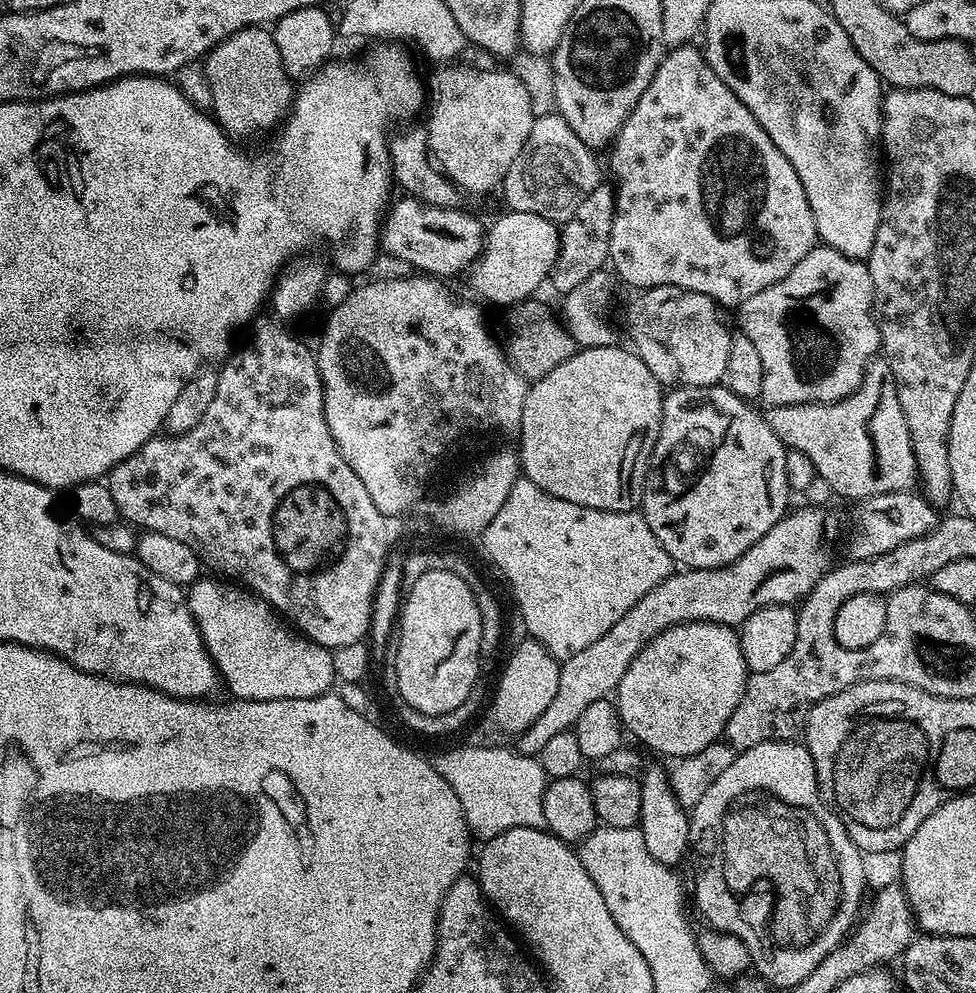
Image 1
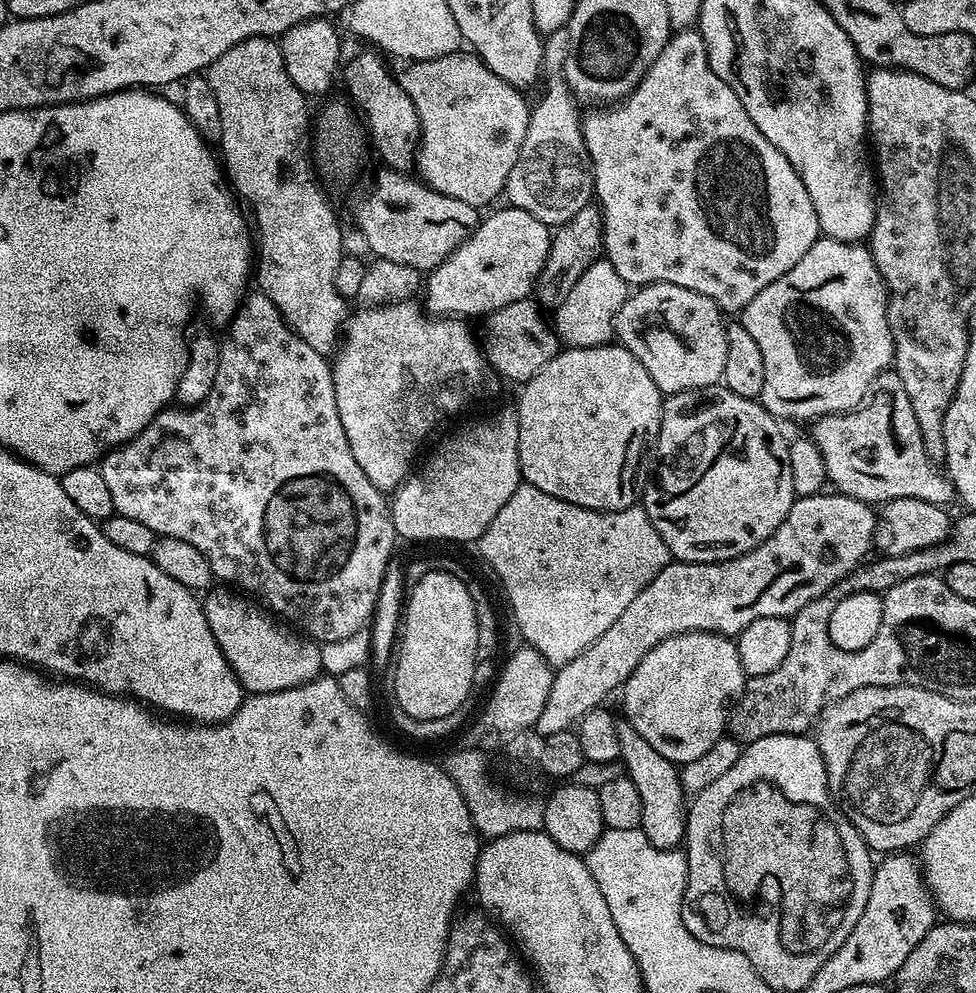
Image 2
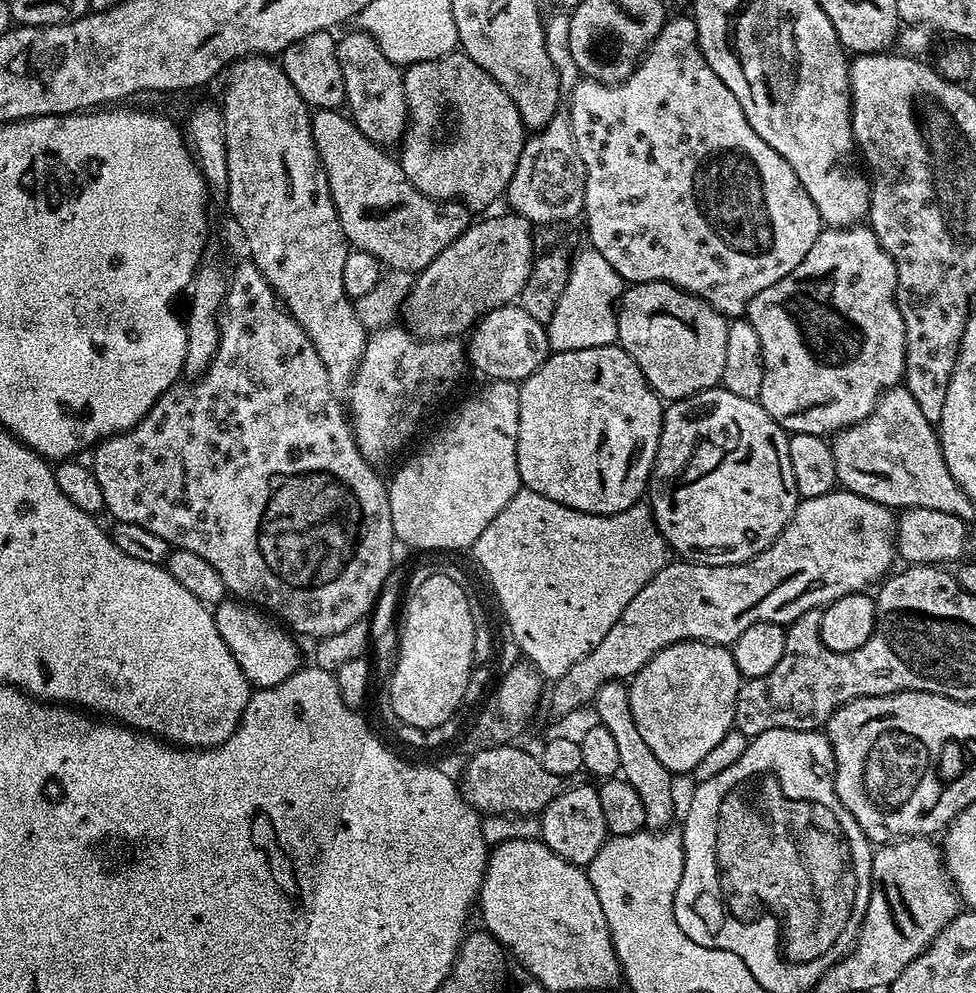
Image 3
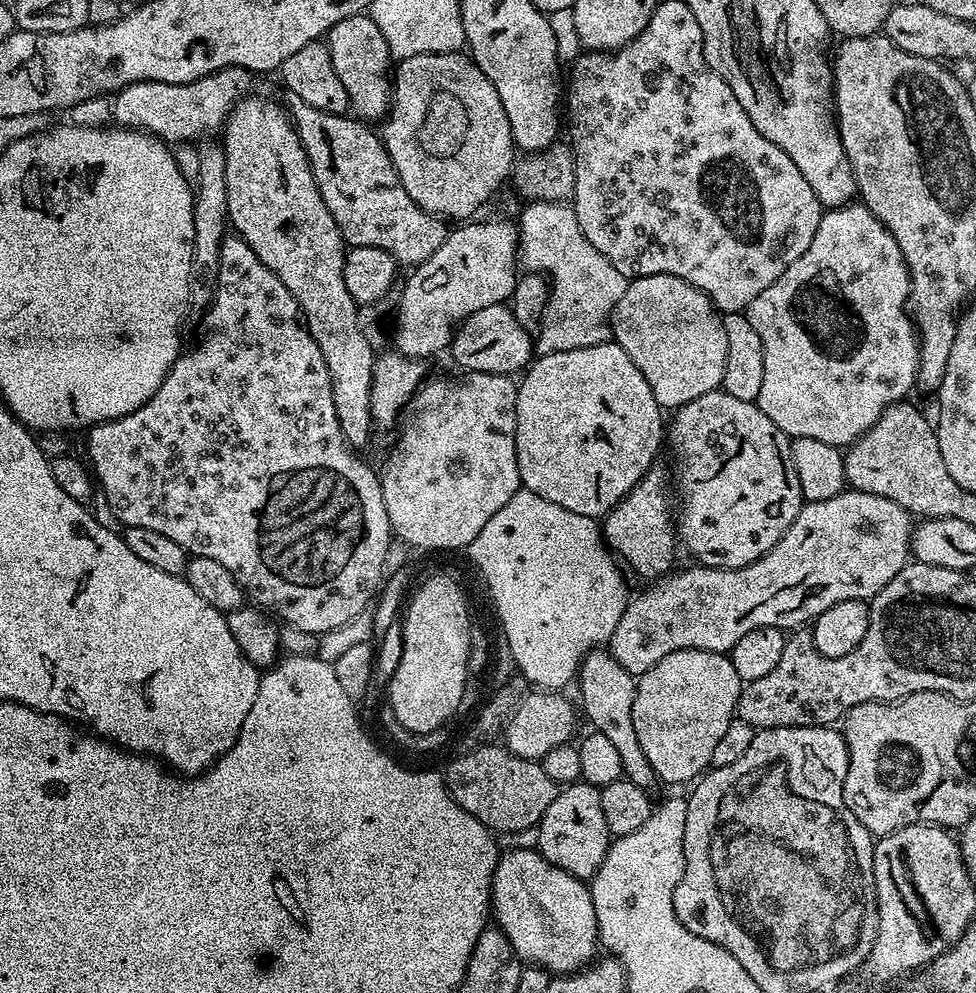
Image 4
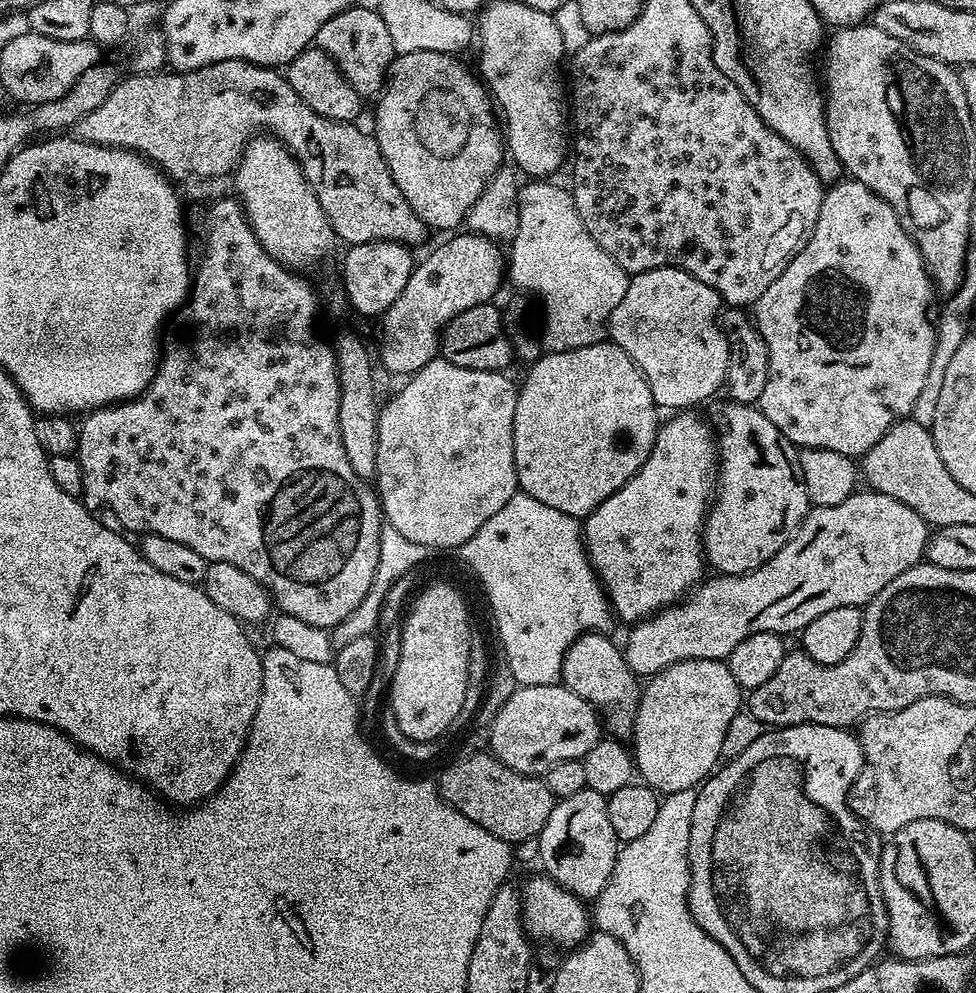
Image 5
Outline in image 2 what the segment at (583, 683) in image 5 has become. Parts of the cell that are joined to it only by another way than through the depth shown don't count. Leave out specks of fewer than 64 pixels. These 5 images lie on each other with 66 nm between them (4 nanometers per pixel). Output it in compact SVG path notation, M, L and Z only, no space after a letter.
M617 719L618 746L620 760L624 763L624 771L630 782L634 782L634 790L638 790L638 798L642 798L642 818L640 829L650 838L650 842L659 848L674 848L683 845L684 834L688 830L688 808L686 807L686 793L680 785L680 768L671 764L630 722Z

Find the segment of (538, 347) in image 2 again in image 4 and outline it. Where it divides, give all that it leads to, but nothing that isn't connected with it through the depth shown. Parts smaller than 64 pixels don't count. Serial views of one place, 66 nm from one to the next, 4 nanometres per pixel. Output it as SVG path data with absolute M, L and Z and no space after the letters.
M504 304L486 306L482 310L474 310L465 320L456 325L455 332L452 333L452 343L450 353L456 359L456 364L460 370L468 372L485 372L495 376L512 376L520 374L527 369L534 359L534 340L530 333L515 320L511 307Z

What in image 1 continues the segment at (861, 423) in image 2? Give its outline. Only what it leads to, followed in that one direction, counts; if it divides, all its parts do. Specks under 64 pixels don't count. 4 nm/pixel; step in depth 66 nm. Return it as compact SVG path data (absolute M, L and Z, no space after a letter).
M874 358L864 371L862 382L846 398L829 404L787 404L772 406L764 412L766 422L784 447L806 454L814 462L814 470L821 481L825 480L840 496L849 496L853 502L868 499L869 496L907 492L918 484L914 446L910 436L910 426L906 424L906 414L898 402L896 379L887 360Z

